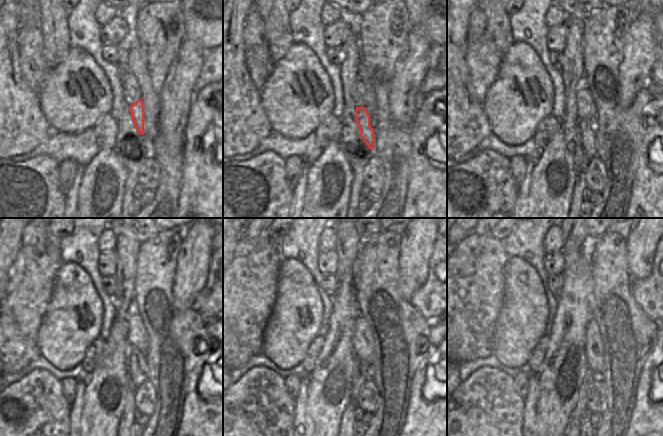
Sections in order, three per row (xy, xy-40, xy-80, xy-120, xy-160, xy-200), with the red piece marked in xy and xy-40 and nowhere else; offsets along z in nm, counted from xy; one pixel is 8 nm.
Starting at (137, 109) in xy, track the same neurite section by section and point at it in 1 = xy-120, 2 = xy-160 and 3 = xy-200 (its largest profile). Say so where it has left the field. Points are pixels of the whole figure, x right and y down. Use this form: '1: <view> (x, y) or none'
1: xy-120 (137, 366)
2: xy-160 (363, 370)
3: xy-200 (580, 406)

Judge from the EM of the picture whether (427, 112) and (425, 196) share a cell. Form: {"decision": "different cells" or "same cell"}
{"decision": "same cell"}

